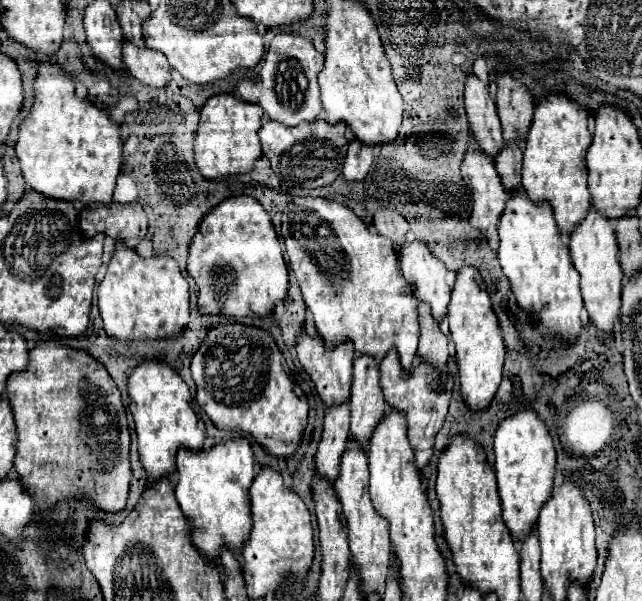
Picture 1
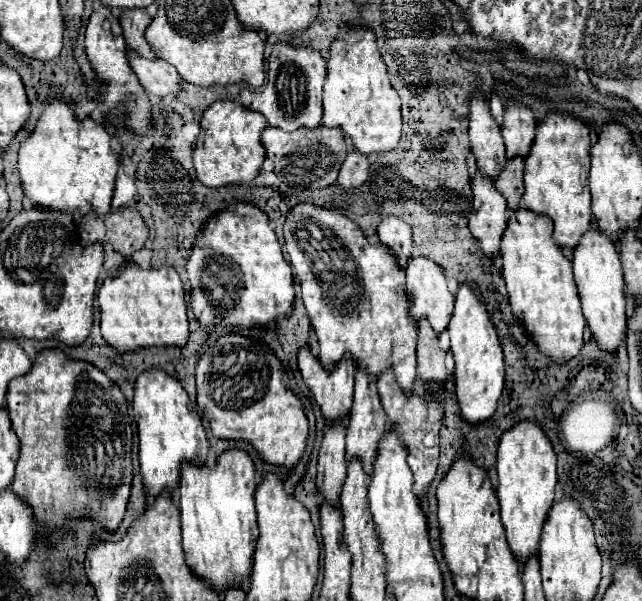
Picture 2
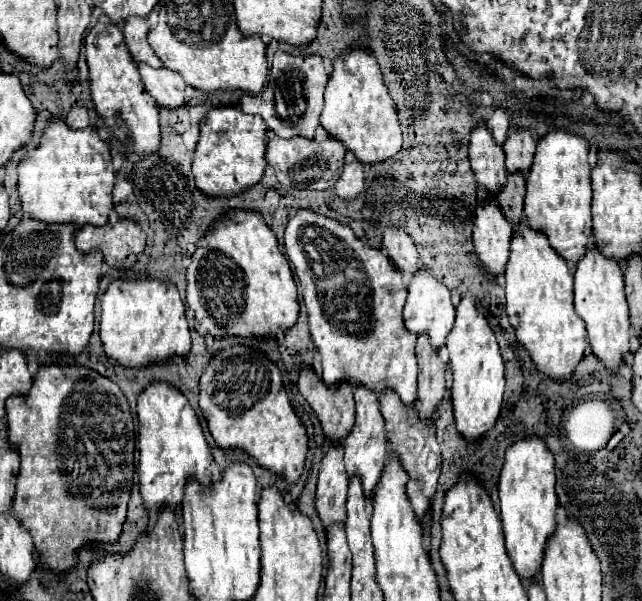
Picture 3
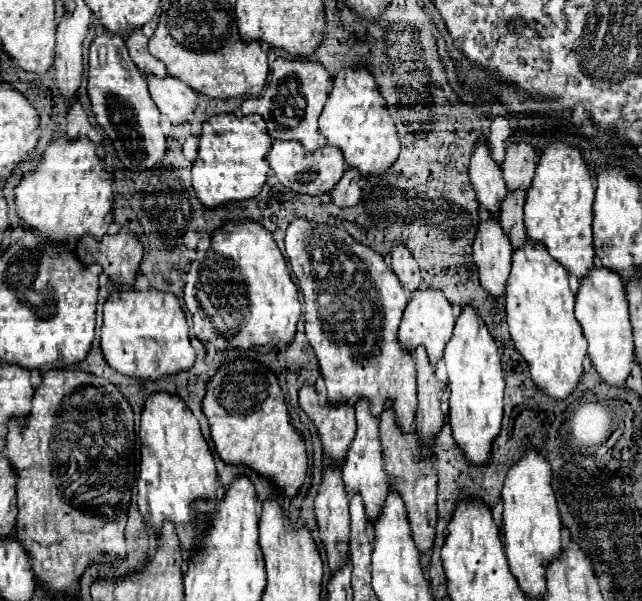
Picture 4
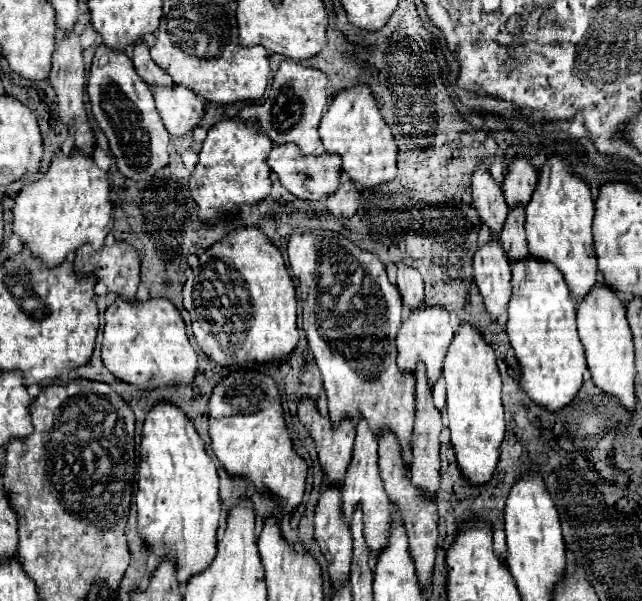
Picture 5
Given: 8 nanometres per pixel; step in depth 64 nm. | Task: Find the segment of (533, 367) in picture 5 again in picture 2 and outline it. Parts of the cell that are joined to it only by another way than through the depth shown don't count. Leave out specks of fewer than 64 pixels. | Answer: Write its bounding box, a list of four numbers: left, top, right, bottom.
[502,208,584,362]

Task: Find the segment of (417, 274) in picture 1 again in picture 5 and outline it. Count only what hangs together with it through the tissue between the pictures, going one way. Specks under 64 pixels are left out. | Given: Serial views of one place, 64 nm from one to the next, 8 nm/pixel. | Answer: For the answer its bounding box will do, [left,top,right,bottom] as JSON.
[396,302,456,384]

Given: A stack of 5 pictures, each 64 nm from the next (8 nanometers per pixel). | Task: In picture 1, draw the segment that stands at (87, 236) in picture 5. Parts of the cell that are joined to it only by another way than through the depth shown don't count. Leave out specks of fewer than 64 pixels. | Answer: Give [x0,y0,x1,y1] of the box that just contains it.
[16,62,122,204]

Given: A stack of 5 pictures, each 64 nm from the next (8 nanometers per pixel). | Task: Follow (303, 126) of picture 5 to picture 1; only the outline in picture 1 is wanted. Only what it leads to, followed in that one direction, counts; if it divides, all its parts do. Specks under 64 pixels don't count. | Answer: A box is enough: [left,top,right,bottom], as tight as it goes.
[236,32,324,126]

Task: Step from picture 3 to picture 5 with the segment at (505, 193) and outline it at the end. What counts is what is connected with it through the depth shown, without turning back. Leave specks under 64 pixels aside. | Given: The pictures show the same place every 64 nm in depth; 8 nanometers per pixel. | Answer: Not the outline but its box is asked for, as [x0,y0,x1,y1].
[500,204,528,262]

